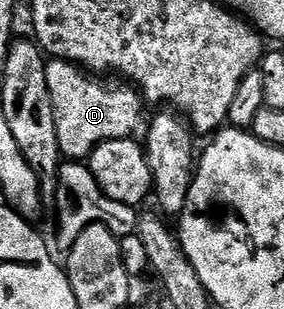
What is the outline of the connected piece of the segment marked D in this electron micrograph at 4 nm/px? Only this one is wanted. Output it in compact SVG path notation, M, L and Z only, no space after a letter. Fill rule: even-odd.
M51 58L46 71L55 111L56 137L59 138L61 154L67 160L85 160L104 141L128 139L135 134L134 130L142 119L144 100L133 86L105 87L77 63L70 63L67 59Z

